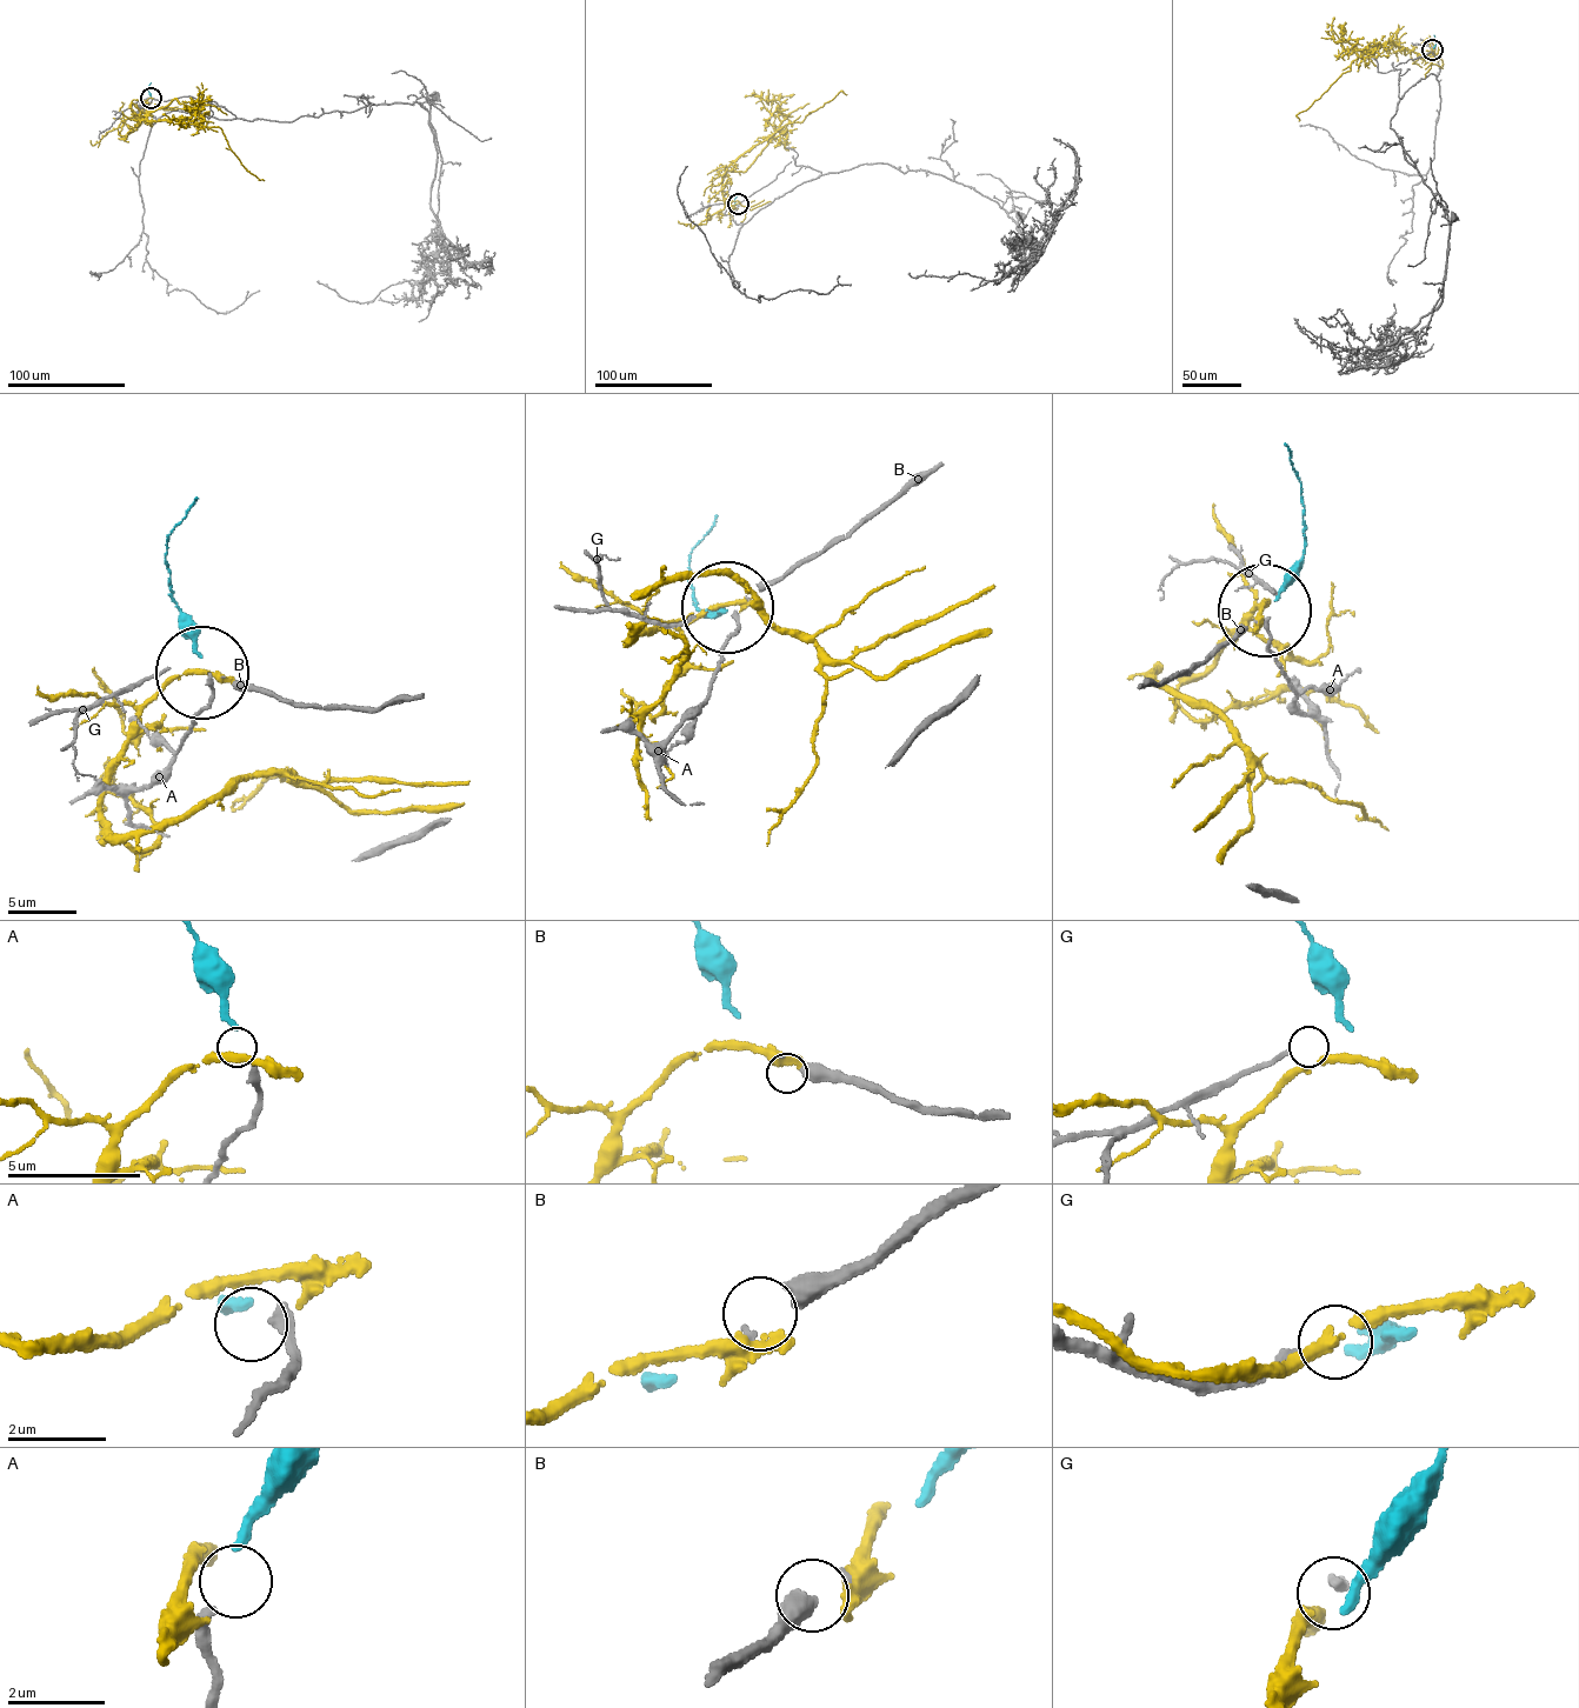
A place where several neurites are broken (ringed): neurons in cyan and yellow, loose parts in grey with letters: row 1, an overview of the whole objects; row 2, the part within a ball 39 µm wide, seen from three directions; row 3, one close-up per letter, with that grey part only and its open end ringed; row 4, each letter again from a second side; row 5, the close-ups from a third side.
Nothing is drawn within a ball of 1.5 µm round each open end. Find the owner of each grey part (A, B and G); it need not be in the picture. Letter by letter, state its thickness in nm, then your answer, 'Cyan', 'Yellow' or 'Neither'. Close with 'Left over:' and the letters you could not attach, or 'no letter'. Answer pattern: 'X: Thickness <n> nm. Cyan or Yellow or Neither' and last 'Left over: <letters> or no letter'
A: Thickness 260 nm. Cyan
B: Thickness 70 nm. Yellow
G: Thickness 190 nm. Neither
Left over: G

